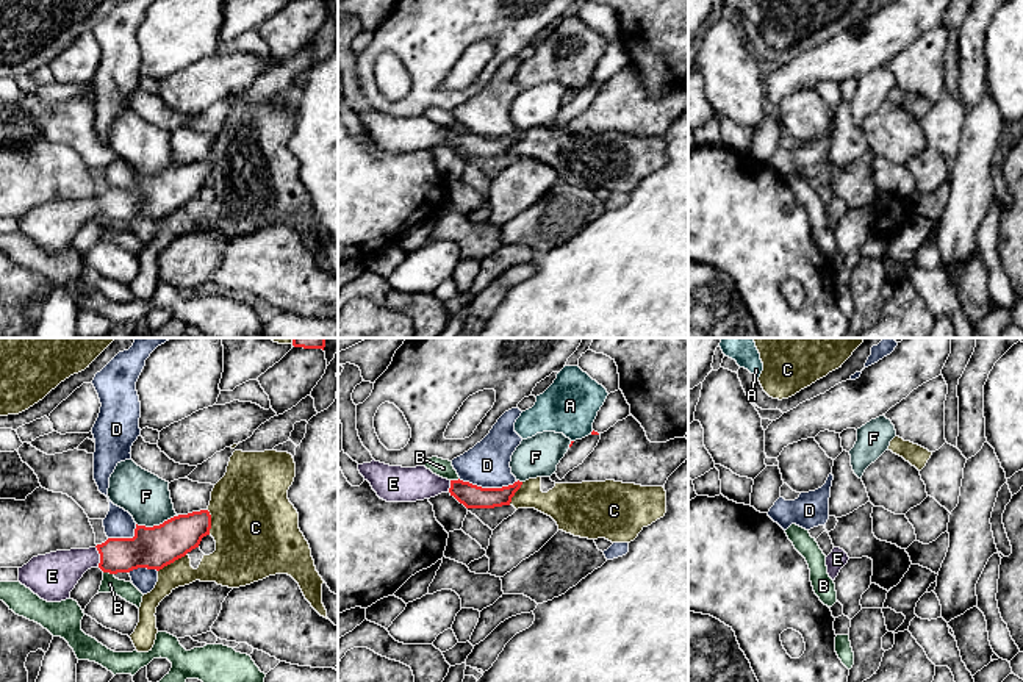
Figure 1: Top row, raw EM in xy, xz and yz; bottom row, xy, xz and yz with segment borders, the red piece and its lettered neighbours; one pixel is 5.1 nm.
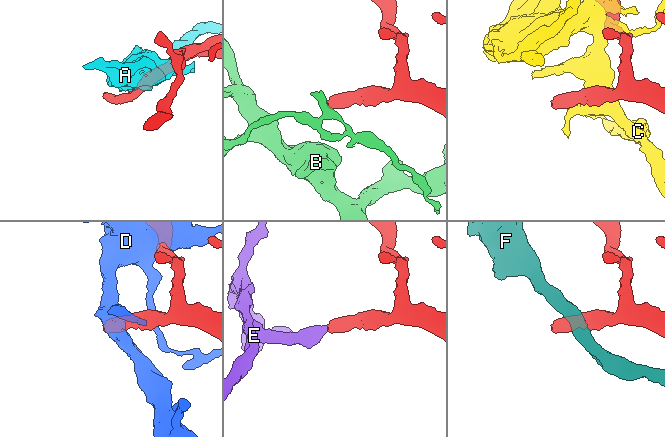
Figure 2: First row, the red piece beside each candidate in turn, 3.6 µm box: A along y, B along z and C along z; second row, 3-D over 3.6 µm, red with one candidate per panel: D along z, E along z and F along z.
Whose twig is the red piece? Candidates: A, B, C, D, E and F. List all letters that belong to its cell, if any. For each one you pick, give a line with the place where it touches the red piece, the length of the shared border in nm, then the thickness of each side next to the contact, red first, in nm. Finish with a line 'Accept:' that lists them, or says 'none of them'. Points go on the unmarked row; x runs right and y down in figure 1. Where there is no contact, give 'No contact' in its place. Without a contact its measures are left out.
E: Touches red at xy (100, 207). Shared border 110 nm. Thickness 190 nm (red) against 240 nm
Accept: E

